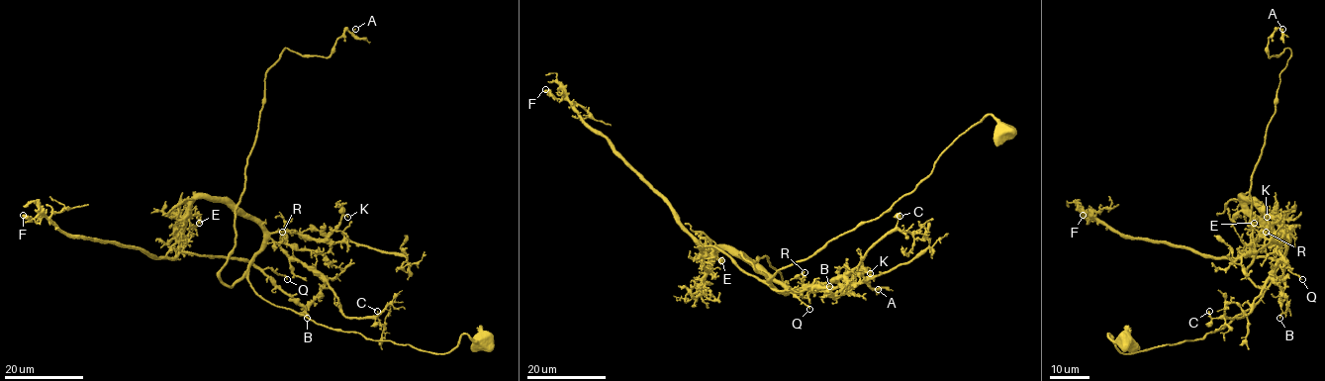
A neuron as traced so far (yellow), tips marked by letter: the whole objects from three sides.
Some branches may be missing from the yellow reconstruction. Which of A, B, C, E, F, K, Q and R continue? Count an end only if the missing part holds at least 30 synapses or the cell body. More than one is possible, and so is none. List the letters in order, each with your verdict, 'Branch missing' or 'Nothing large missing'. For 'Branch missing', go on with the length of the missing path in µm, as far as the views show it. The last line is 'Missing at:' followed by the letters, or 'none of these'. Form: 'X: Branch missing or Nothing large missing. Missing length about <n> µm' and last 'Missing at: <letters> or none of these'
A: Nothing large missing
B: Nothing large missing
C: Nothing large missing
E: Nothing large missing
F: Nothing large missing
K: Nothing large missing
Q: Nothing large missing
R: Nothing large missing
Missing at: none of these

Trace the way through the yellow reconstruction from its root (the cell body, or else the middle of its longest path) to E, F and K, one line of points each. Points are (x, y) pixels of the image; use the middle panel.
E: (1003, 132), (987, 114), (911, 192), (780, 269), (771, 286), (714, 247), (702, 250), (706, 267), (721, 260)
F: (1003, 132), (987, 114), (911, 192), (780, 269), (771, 286), (702, 246), (610, 142), (545, 89)
K: (1003, 132), (987, 114), (911, 192), (783, 267), (771, 283), (781, 292), (832, 290), (870, 273)

